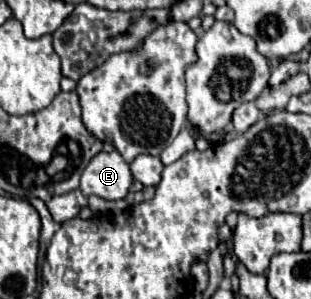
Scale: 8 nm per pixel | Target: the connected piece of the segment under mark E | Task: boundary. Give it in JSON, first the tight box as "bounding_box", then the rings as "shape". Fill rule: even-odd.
{"bounding_box":[81,151,133,201],"shape":[[[117,151],[97,153],[81,175],[81,191],[85,197],[97,195],[101,199],[117,201],[129,193],[133,175],[129,165]]]}

